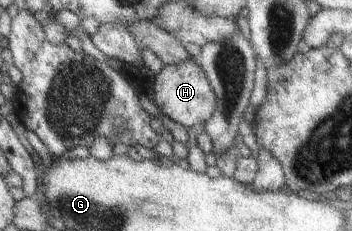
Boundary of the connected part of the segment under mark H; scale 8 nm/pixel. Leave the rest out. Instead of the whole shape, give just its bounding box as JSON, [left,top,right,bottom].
[153,60,217,129]

